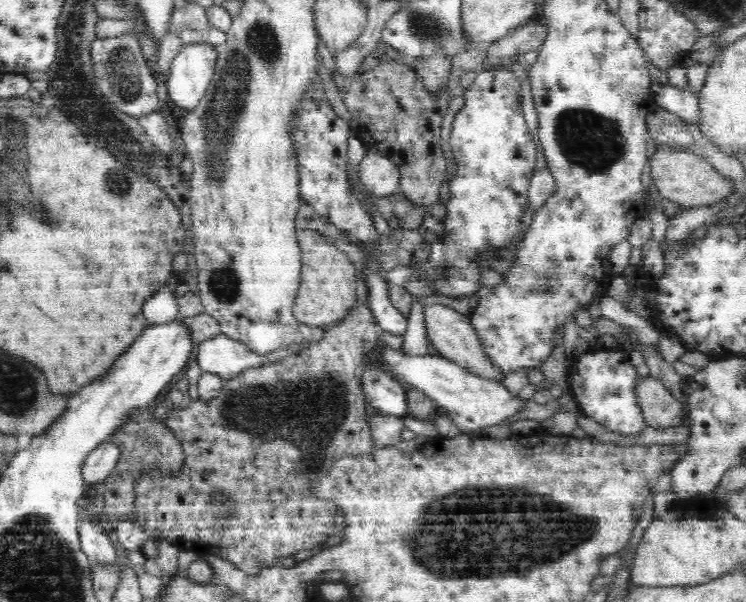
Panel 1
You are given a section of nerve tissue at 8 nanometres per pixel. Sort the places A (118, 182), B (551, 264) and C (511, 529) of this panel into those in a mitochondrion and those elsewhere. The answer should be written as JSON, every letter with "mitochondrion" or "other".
{"A":"mitochondrion","B":"mitochondrion","C":"mitochondrion"}

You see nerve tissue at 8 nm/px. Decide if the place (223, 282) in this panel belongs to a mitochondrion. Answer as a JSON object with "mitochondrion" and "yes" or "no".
{"mitochondrion":"yes"}

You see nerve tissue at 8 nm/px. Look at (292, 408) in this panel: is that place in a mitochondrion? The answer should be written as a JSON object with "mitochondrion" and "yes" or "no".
{"mitochondrion":"yes"}

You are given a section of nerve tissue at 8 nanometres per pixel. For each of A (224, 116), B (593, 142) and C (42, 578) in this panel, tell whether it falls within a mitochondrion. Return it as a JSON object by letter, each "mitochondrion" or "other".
{"A":"mitochondrion","B":"mitochondrion","C":"mitochondrion"}

